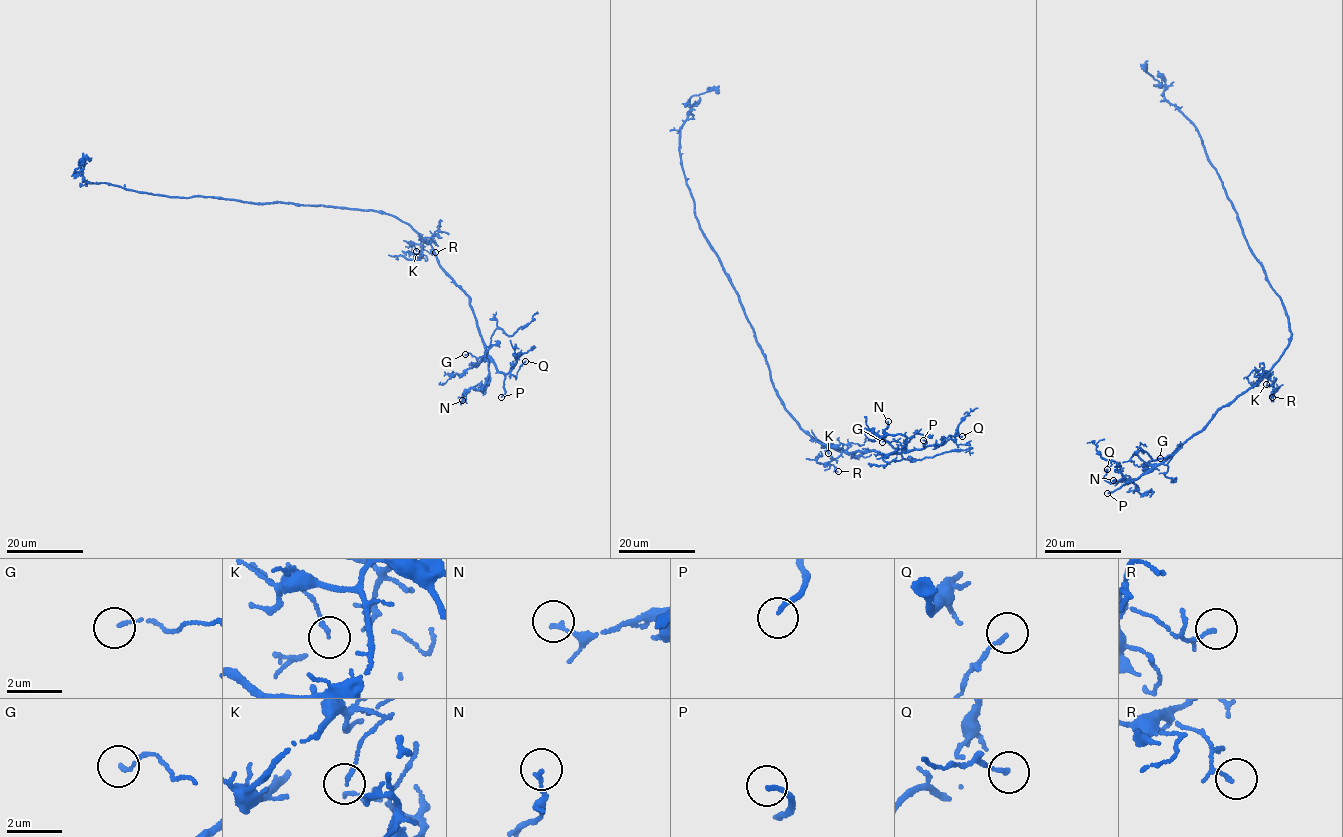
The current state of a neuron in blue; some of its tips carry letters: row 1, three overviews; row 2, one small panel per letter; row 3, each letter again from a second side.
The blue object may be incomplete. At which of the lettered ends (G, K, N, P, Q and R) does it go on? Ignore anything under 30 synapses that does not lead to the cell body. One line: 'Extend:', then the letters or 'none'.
Extend: P

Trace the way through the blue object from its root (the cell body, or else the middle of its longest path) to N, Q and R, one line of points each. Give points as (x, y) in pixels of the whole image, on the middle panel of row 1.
N: (781, 398), (801, 428), (849, 454), (875, 451), (884, 457), (905, 450), (906, 437), (885, 432), (888, 421)
Q: (781, 398), (801, 428), (824, 444), (849, 454), (875, 451), (884, 457), (939, 444), (950, 434), (962, 436)
R: (781, 398), (801, 428), (841, 452), (829, 461), (838, 471)

